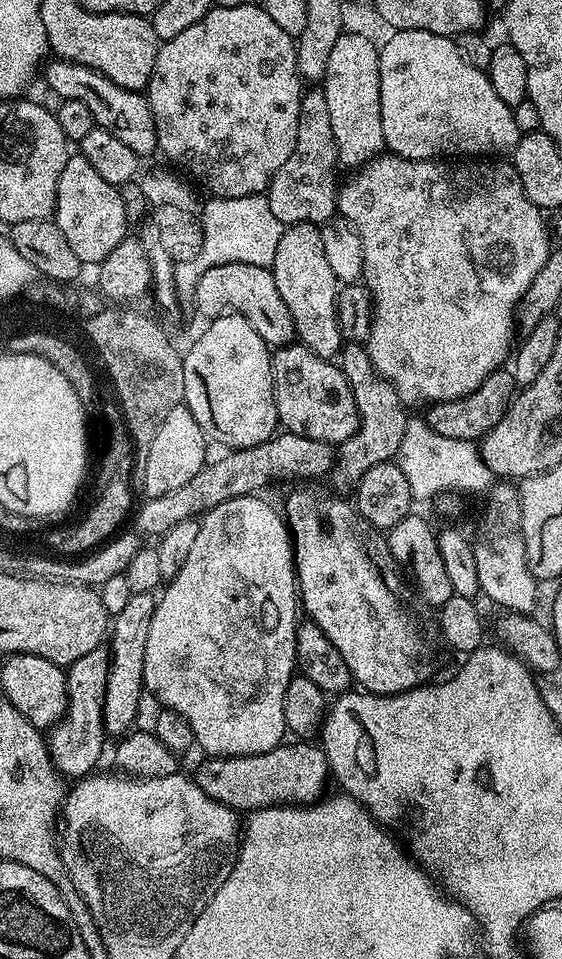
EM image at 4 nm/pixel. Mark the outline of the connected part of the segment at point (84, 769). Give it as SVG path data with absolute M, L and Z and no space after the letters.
M101 646L78 658L78 662L67 665L68 705L64 711L64 719L52 725L46 732L52 765L65 778L83 778L89 775L104 752L106 733L103 724L103 704L108 664L109 649Z

